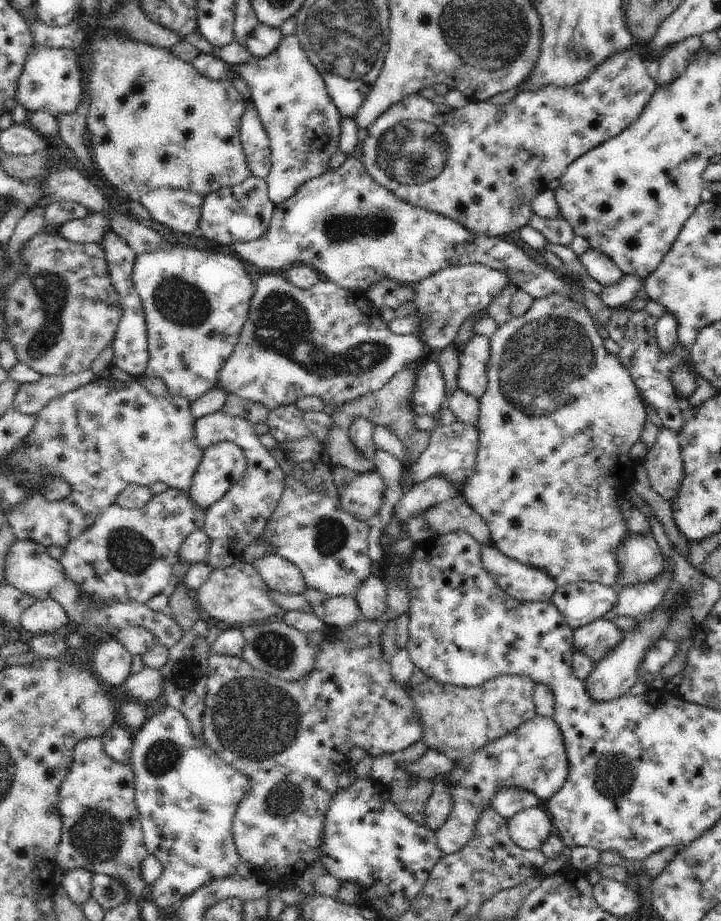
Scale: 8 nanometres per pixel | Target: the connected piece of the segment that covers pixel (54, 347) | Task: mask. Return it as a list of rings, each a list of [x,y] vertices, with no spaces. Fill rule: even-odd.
[[[42,230],[23,245],[21,258],[25,267],[21,277],[5,290],[3,319],[5,338],[19,362],[41,375],[72,375],[90,369],[90,364],[104,348],[112,344],[120,318],[122,299],[114,290],[108,274],[105,252],[98,243],[75,243],[55,231]]]

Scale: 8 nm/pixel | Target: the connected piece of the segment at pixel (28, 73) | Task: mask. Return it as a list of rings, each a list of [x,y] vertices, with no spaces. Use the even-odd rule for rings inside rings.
[[[33,45],[18,77],[15,99],[28,112],[51,110],[73,113],[82,99],[83,78],[79,63],[80,50],[76,48],[50,48]]]

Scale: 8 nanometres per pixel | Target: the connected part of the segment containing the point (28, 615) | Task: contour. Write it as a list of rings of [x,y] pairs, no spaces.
[[[44,599],[31,604],[22,614],[22,628],[36,635],[56,634],[69,622],[64,607],[54,599]]]

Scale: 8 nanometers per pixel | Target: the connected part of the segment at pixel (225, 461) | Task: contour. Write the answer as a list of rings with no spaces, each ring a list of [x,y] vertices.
[[[230,441],[213,444],[203,450],[203,456],[193,476],[193,485],[187,490],[187,495],[198,509],[207,511],[245,476],[246,471],[247,460],[242,448]]]

